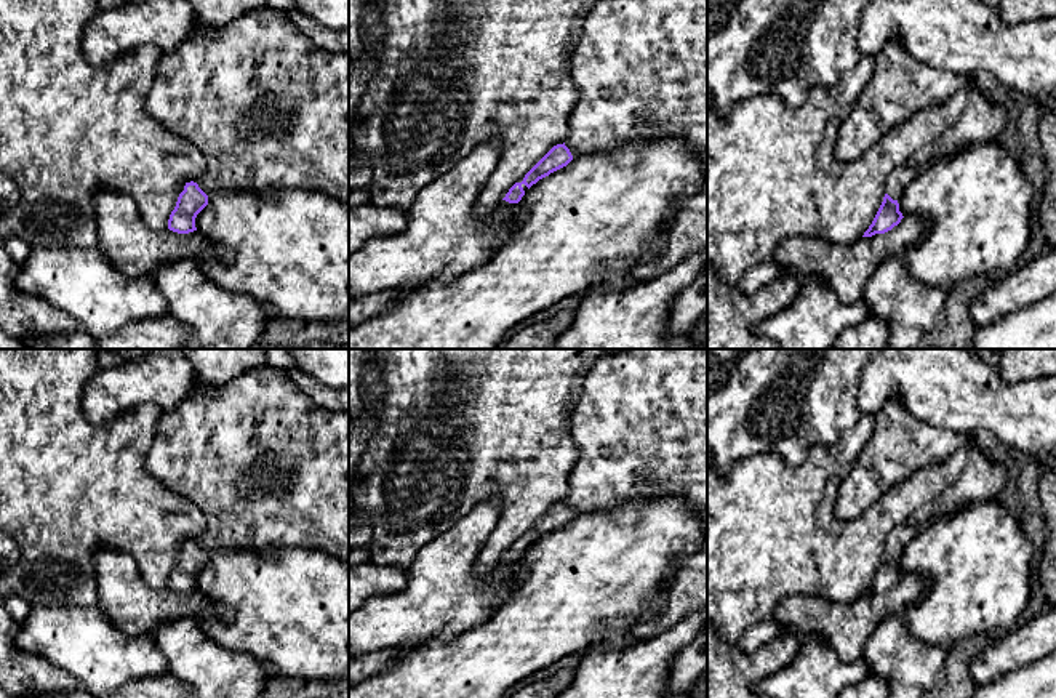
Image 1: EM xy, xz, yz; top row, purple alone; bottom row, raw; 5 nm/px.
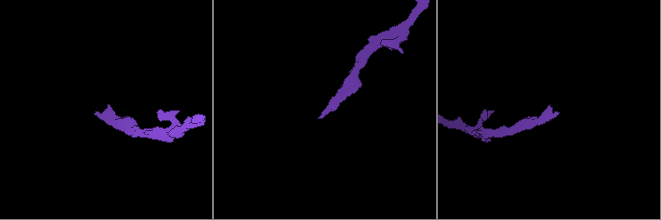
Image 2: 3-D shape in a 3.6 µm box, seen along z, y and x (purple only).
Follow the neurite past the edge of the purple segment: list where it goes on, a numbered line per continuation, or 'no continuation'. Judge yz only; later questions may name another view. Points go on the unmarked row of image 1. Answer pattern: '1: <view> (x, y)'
1: yz (904, 533)

